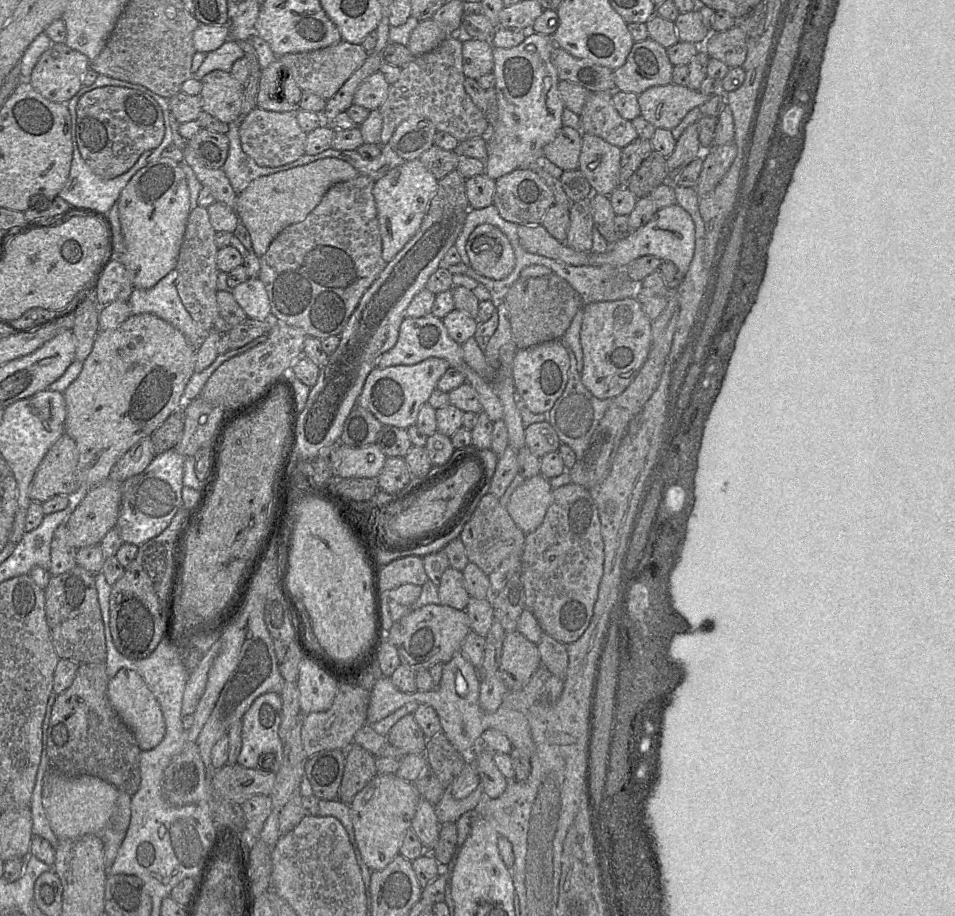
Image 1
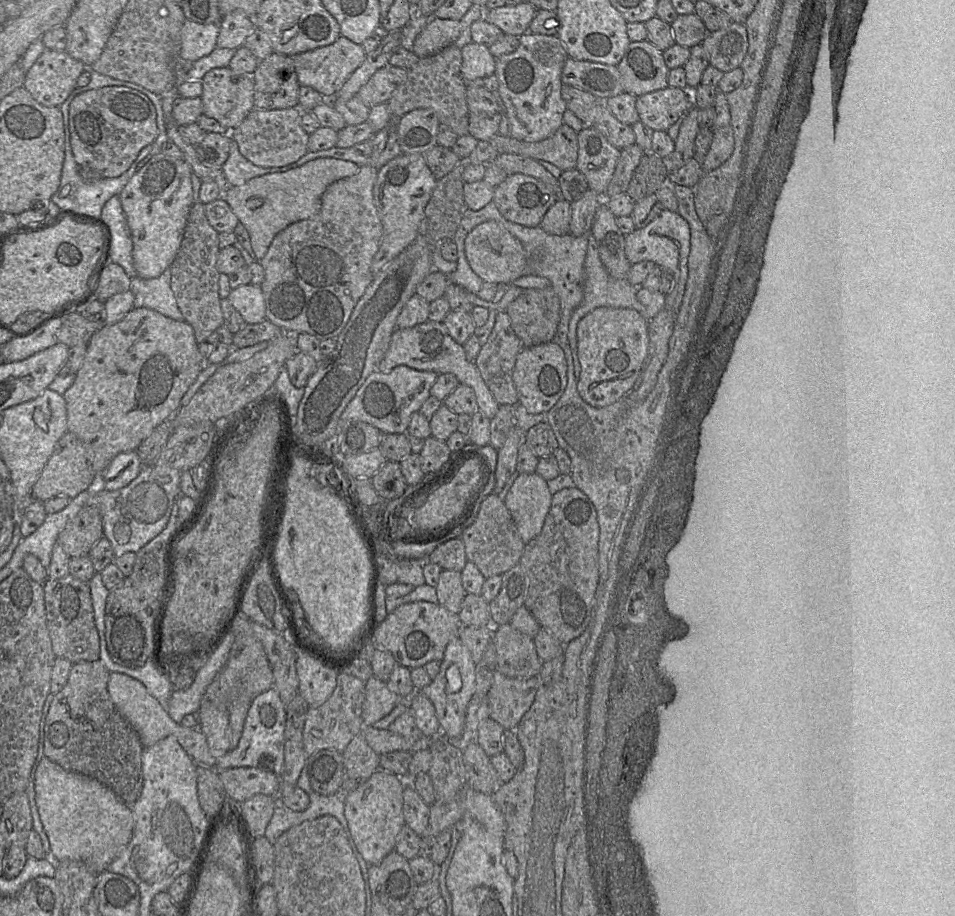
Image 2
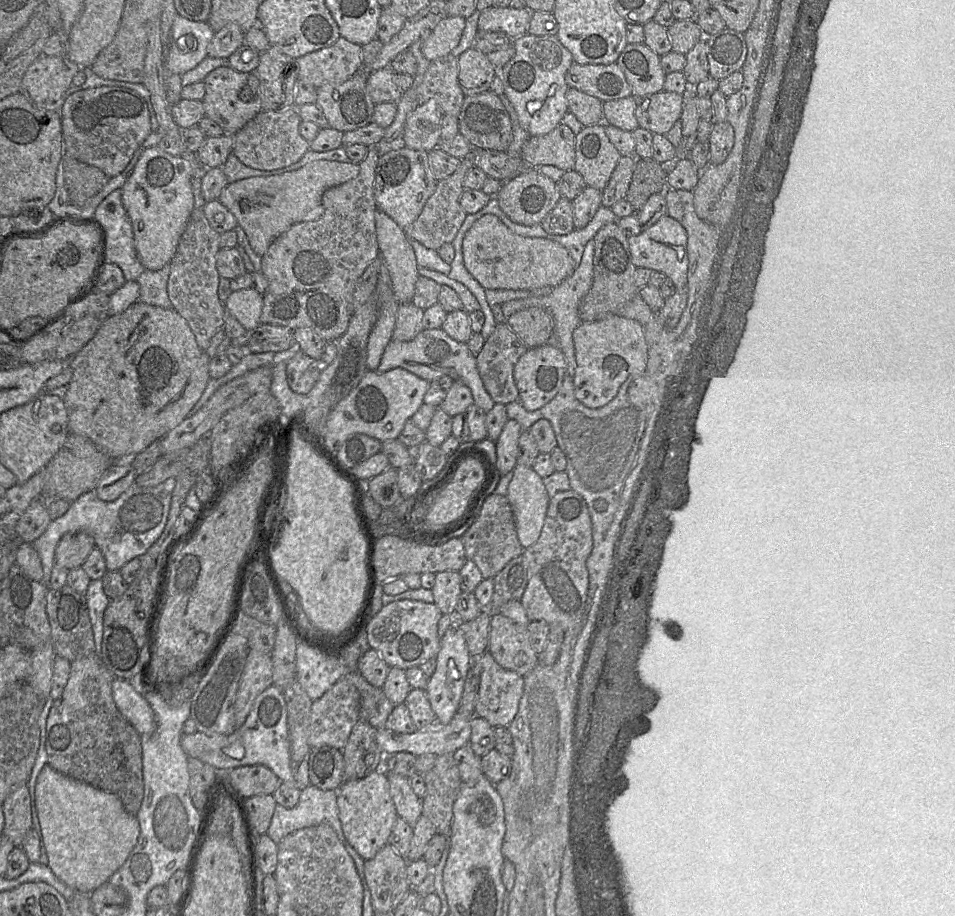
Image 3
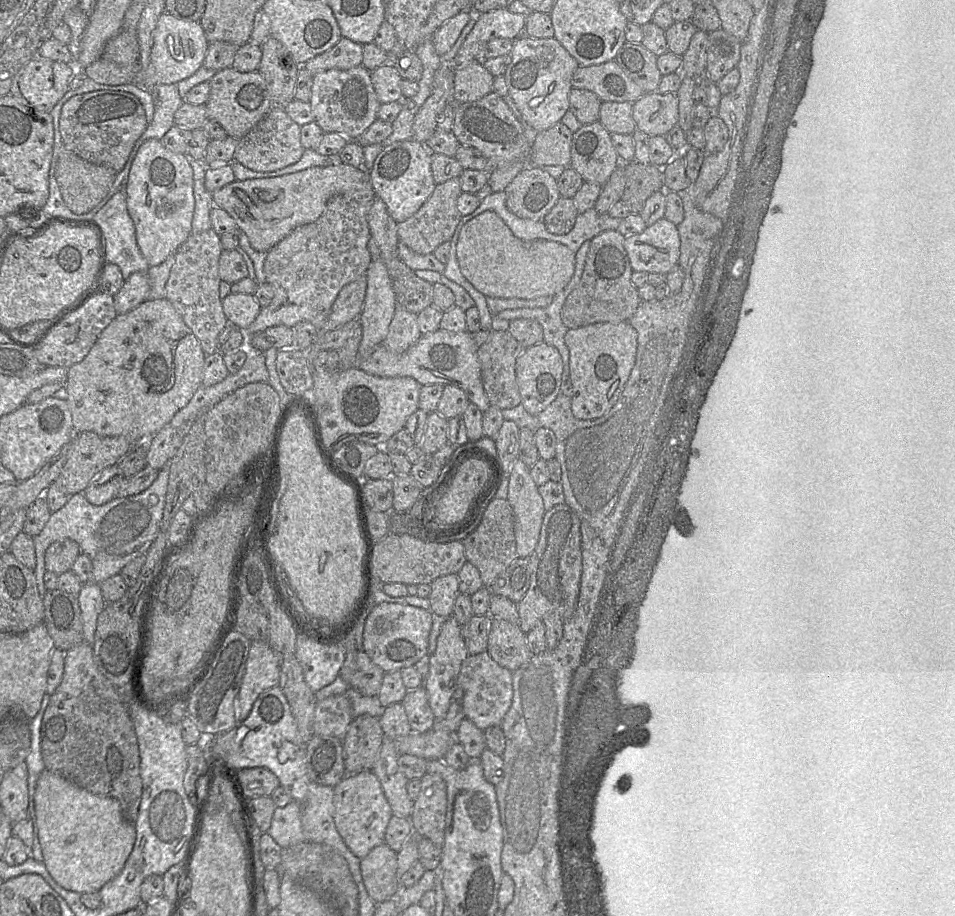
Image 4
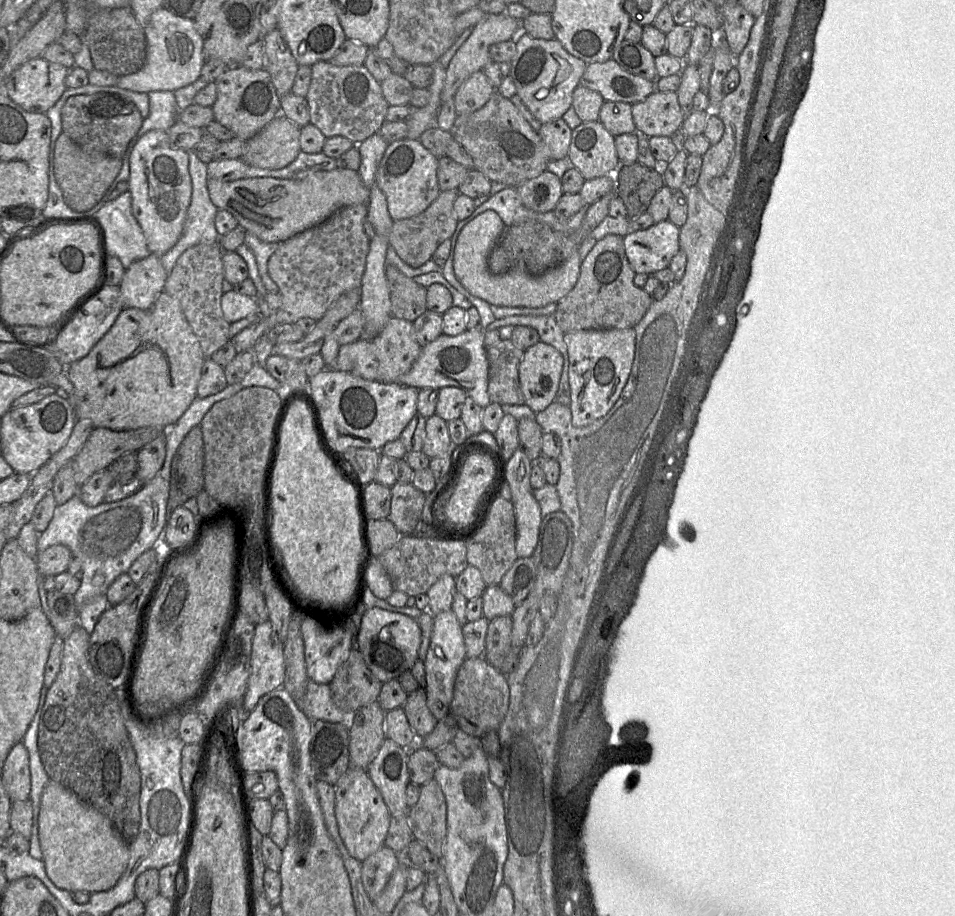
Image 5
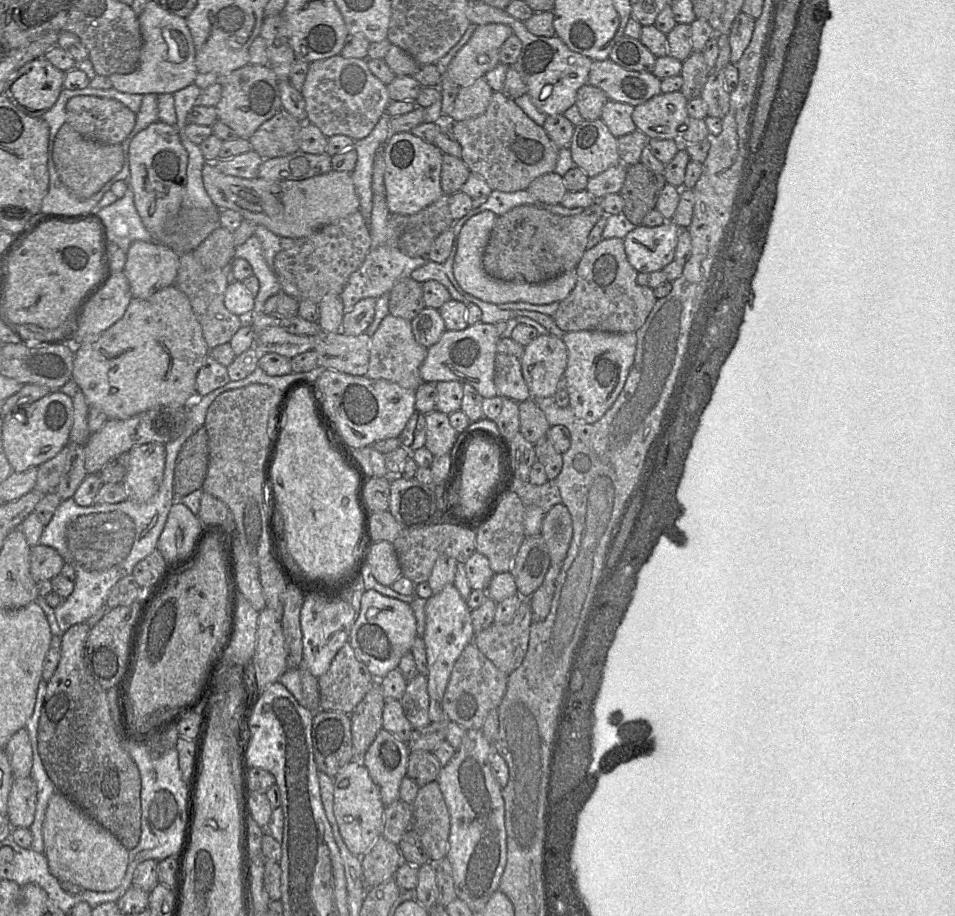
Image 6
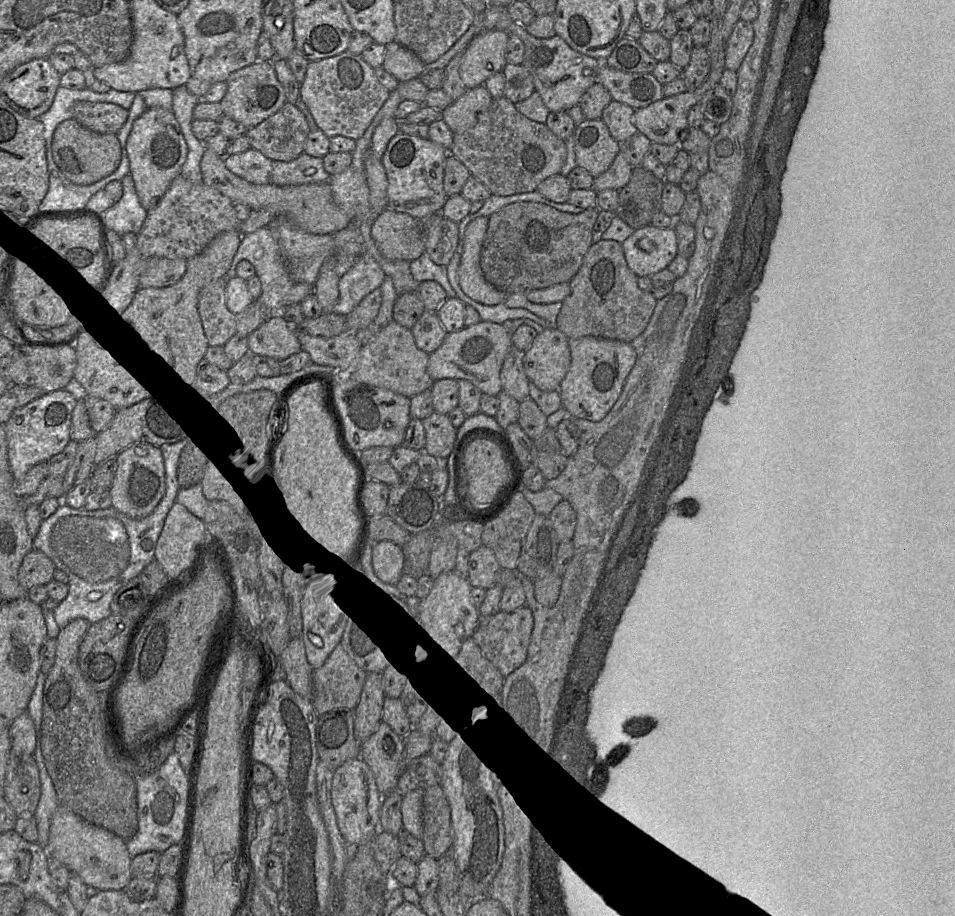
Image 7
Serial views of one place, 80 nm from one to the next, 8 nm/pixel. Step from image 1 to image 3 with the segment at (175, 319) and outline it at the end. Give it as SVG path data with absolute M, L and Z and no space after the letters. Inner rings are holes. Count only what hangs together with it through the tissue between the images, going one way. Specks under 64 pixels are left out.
M170 263L157 271L145 270L138 278L139 301L146 304L172 309L172 303L167 293L167 283L170 275Z

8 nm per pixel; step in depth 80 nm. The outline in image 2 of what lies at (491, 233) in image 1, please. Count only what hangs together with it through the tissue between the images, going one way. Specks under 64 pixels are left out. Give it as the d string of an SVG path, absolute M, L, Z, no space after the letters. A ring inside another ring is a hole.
M486 221L477 225L465 238L465 255L474 271L484 282L511 283L516 279L533 275L532 271L546 269L552 262L545 258L545 252L528 250L501 224Z

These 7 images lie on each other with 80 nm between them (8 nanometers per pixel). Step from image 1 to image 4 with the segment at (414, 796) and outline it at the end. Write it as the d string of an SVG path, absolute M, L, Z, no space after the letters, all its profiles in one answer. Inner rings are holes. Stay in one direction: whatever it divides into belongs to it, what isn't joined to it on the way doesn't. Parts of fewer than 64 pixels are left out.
M366 773L348 777L335 790L336 816L340 830L352 851L361 859L373 855L386 844L393 813L377 776Z

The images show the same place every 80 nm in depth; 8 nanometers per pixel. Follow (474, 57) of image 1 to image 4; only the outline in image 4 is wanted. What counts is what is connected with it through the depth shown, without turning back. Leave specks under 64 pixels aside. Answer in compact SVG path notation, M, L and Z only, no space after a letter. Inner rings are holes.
M475 58L467 63L465 63L460 69L458 74L456 75L455 78L455 104L456 104L456 109L457 105L464 105L468 103L475 102L477 100L480 100L489 94L494 92L494 83L495 83L495 78L492 72L489 70L487 67L487 61L485 58Z

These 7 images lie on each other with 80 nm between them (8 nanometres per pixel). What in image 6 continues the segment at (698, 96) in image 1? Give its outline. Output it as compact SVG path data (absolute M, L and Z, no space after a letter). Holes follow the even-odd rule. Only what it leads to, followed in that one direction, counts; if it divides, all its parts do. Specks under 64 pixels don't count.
M681 91L660 93L634 108L637 130L649 139L679 141L679 127L687 120L688 100Z

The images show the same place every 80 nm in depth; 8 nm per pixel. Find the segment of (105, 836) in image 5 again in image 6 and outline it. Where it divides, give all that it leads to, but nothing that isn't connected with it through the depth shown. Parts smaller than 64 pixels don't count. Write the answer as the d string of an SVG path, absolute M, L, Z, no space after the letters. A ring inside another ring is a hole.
M56 789L48 800L42 835L49 871L59 882L72 882L83 890L95 892L111 892L122 883L129 850Z

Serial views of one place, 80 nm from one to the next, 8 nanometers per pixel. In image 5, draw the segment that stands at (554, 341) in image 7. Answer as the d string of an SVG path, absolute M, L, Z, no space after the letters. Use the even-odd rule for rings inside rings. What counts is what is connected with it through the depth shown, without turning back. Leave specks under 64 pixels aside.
M539 341L524 351L519 363L520 388L525 404L536 414L555 401L563 369L563 357L553 346Z

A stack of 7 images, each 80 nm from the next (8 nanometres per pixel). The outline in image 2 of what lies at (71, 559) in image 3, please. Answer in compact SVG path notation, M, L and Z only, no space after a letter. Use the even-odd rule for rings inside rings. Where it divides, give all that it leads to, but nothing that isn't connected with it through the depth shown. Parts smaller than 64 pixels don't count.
M85 506L66 523L56 542L70 558L73 558L87 555L102 536L99 509L96 506Z

